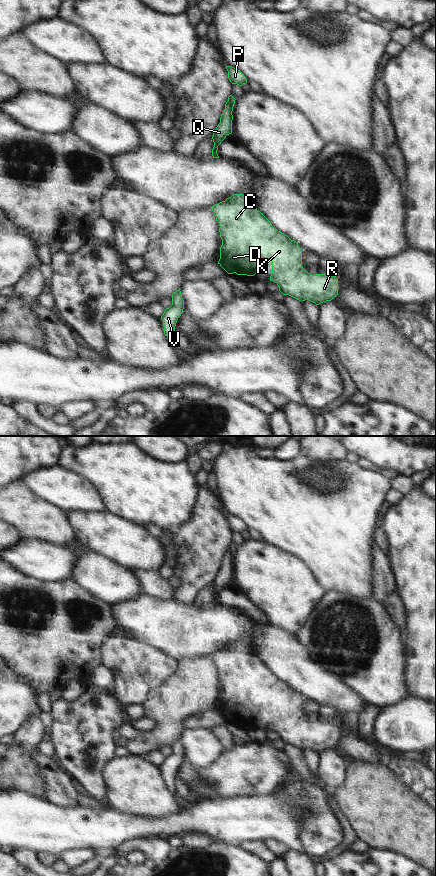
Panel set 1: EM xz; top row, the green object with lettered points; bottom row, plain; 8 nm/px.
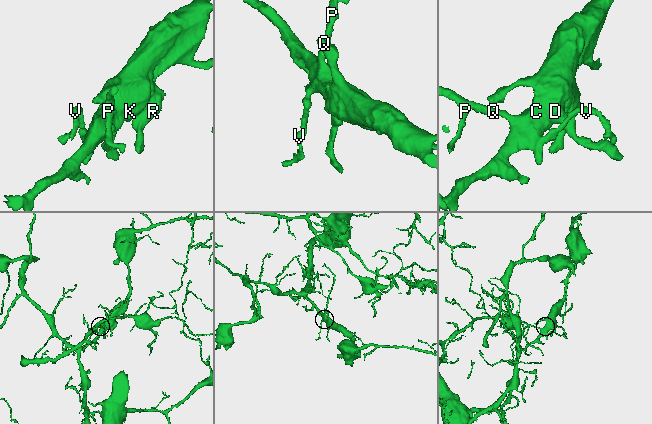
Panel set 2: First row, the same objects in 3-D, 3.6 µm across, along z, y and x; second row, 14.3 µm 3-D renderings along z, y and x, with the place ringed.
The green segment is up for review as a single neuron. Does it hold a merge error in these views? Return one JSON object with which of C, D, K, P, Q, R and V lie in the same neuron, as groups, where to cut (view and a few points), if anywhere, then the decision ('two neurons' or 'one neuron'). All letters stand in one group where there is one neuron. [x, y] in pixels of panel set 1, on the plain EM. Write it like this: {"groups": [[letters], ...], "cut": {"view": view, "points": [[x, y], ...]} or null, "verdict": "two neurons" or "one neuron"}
{"groups": [["C", "D", "K", "P", "Q", "R", "V"]], "cut": null, "verdict": "one neuron"}

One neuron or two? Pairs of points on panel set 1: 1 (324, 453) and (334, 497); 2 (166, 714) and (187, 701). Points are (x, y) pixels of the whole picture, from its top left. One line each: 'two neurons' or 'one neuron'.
1: two neurons
2: one neuron

